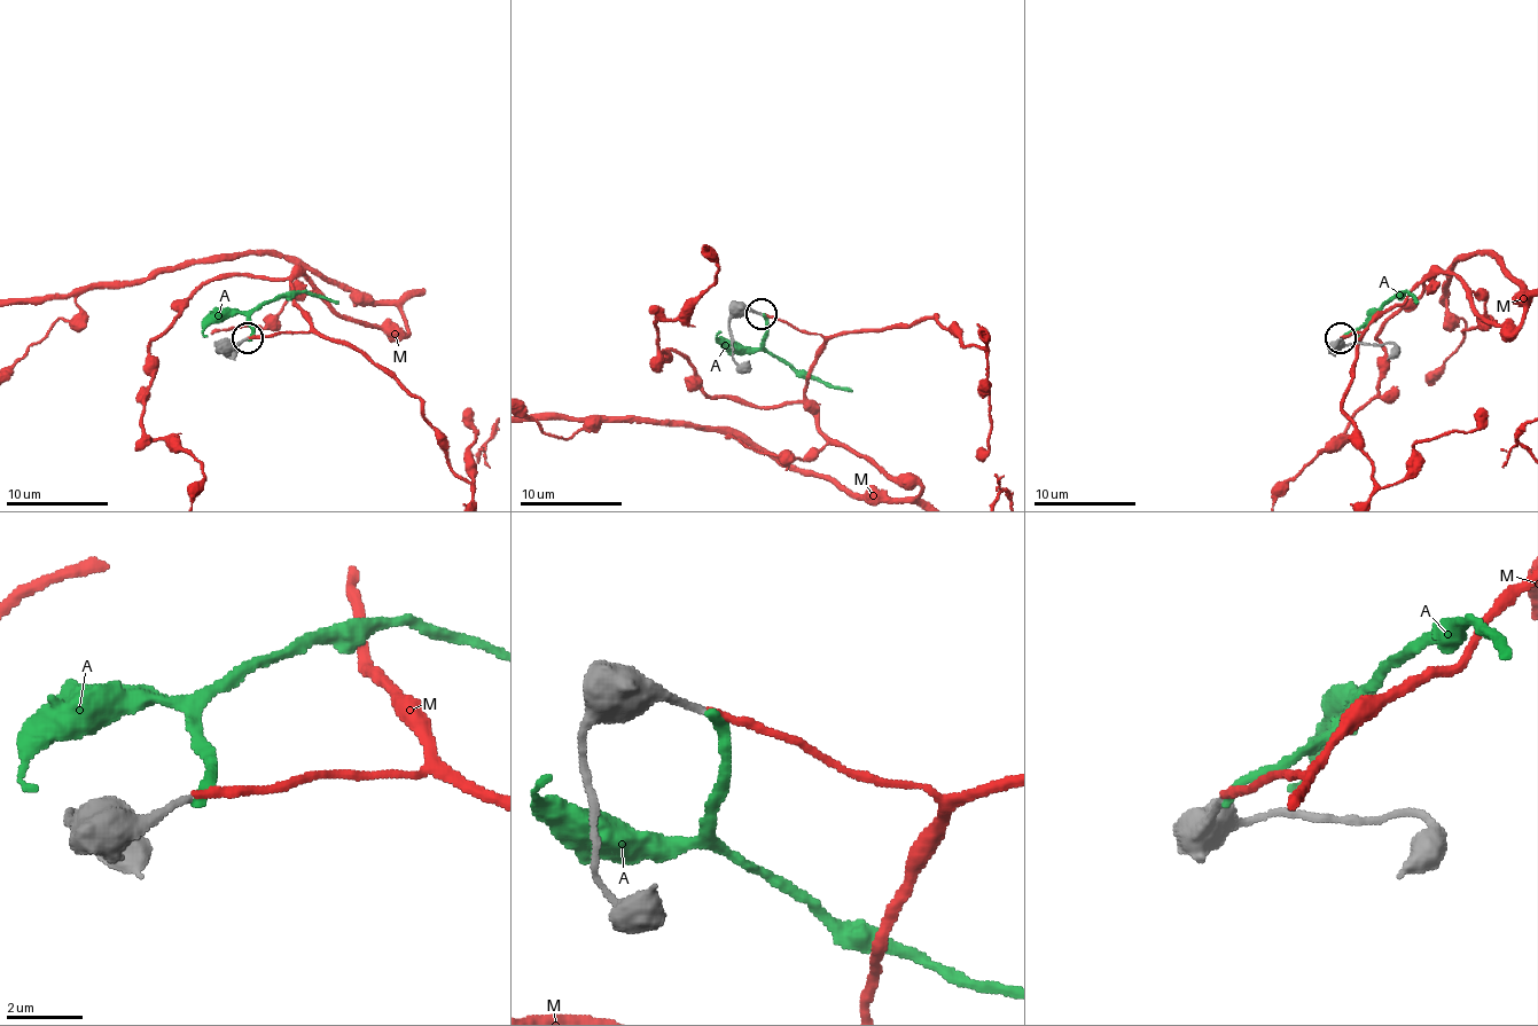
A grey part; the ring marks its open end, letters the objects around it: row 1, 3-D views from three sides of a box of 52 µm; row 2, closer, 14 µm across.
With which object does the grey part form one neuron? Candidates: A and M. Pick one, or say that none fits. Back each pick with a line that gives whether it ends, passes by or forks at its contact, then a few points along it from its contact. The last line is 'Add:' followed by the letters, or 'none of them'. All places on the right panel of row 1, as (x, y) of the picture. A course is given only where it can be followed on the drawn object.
M: it ends
Add: M

